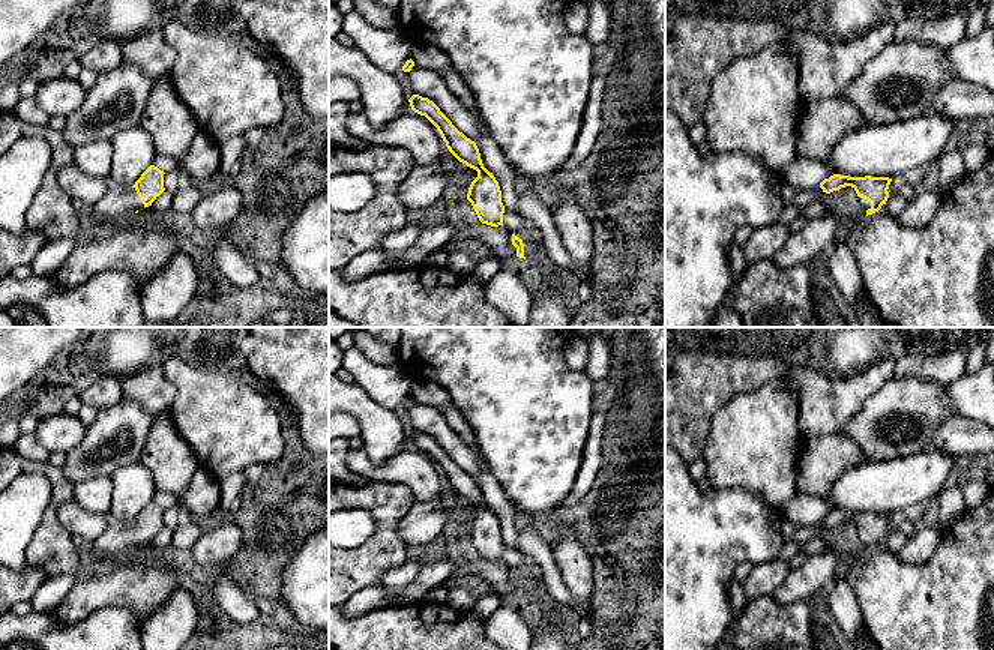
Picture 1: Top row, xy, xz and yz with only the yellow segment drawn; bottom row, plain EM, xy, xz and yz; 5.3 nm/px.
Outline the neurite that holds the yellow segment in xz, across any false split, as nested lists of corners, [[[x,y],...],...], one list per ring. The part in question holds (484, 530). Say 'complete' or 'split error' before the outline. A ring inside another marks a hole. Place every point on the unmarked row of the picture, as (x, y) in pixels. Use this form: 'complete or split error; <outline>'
split error; [[[413,431],[408,438],[414,449],[425,452],[437,464],[449,488],[459,498],[477,507],[477,513],[467,527],[461,528],[449,522],[446,531],[465,531],[482,560],[503,561],[502,527],[492,509],[483,503],[476,479],[459,468],[428,434]]]

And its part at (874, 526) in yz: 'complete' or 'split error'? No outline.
split error

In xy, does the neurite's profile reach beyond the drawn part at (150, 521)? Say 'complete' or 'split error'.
split error

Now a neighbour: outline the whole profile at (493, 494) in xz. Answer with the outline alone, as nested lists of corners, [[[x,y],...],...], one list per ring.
[[[483,470],[476,479],[483,503],[495,512],[502,527],[505,545],[518,549],[518,530],[515,527],[514,504],[506,497],[503,488],[489,470]]]

